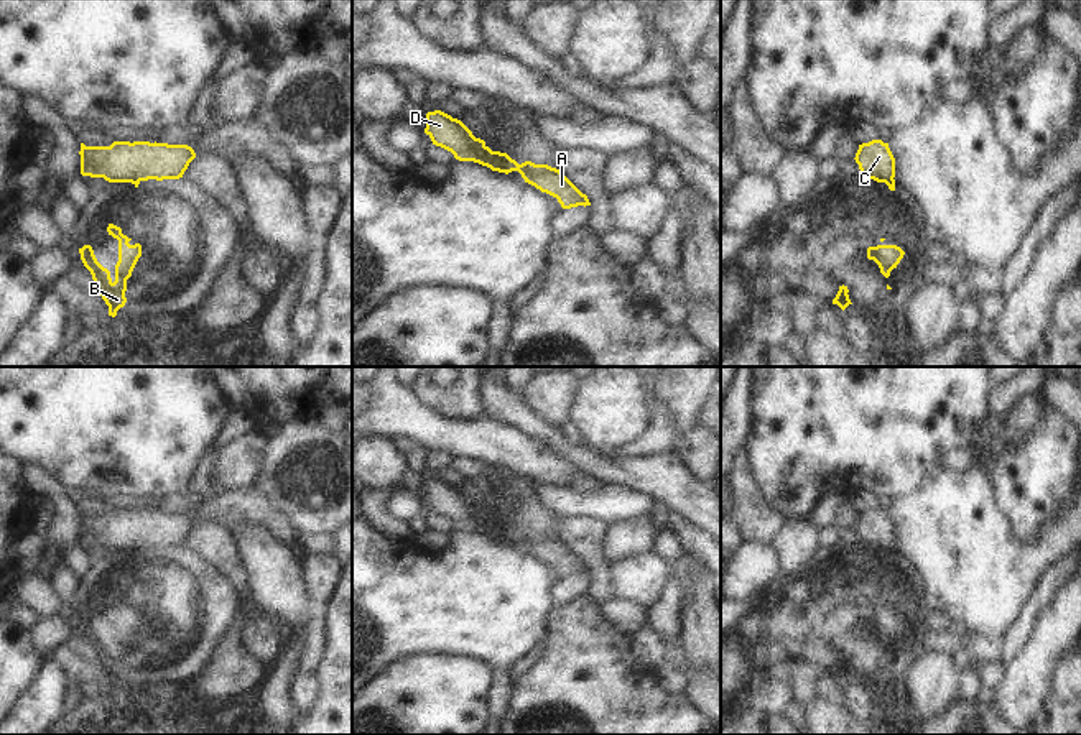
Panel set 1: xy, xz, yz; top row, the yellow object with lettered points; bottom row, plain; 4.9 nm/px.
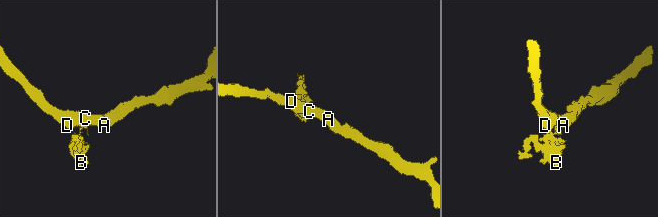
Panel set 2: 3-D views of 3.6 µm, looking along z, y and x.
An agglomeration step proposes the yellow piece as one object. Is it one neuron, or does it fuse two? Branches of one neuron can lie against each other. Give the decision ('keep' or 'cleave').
cleave

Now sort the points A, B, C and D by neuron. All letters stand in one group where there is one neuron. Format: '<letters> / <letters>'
A C D / B

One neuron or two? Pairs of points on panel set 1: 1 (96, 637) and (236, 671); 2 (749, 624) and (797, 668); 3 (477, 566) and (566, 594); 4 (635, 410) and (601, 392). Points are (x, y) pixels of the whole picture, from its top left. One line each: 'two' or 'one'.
1: two
2: one
3: two
4: one

